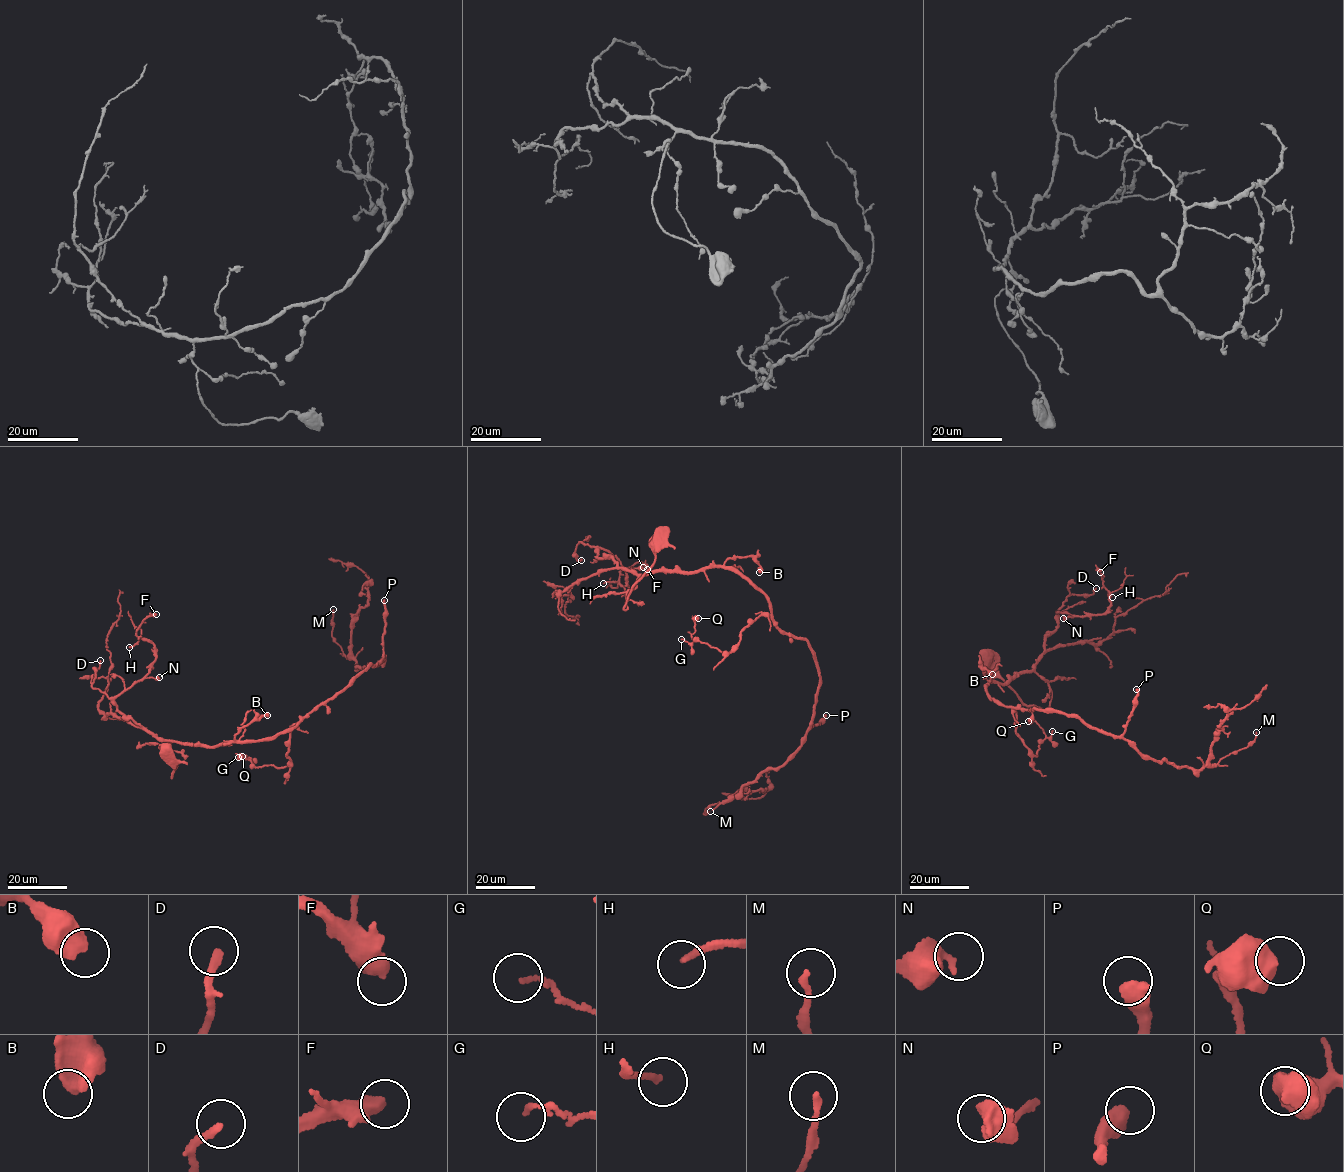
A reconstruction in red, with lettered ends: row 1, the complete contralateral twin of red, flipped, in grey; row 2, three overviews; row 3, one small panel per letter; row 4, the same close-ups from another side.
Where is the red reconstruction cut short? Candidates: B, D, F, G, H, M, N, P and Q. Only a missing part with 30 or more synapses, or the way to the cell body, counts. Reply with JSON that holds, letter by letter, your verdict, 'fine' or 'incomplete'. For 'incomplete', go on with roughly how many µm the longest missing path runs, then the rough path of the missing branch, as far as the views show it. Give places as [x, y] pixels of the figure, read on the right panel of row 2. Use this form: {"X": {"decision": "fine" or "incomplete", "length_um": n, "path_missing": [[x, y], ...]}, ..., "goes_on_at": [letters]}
{"B": {"decision": "fine"}, "D": {"decision": "fine"}, "F": {"decision": "fine"}, "G": {"decision": "fine"}, "H": {"decision": "fine"}, "M": {"decision": "fine"}, "N": {"decision": "fine"}, "P": {"decision": "incomplete", "length_um": 60, "path_missing": [[1136, 689], [1160, 661], [1197, 670], [1219, 681], [1254, 655], [1258, 642]]}, "Q": {"decision": "fine"}, "goes_on_at": ["P"]}

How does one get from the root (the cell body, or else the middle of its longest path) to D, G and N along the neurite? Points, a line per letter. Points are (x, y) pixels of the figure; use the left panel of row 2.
D: (166, 750), (167, 762), (176, 762), (171, 776), (177, 763), (167, 741), (145, 731), (92, 688), (100, 660)
G: (166, 750), (171, 776), (169, 741), (259, 741), (298, 722), (290, 764), (256, 767), (238, 757)
N: (166, 750), (167, 762), (176, 762), (171, 776), (177, 763), (167, 741), (114, 702), (137, 681), (159, 677)

